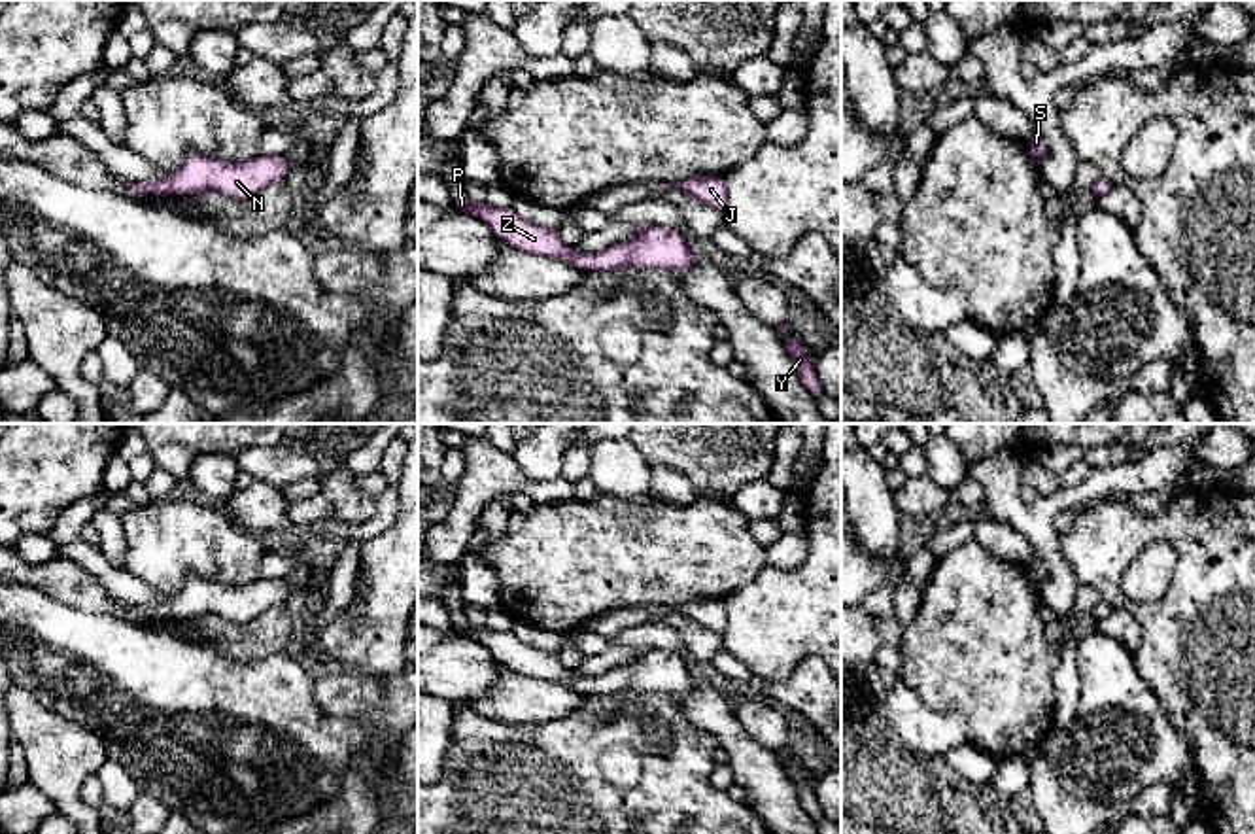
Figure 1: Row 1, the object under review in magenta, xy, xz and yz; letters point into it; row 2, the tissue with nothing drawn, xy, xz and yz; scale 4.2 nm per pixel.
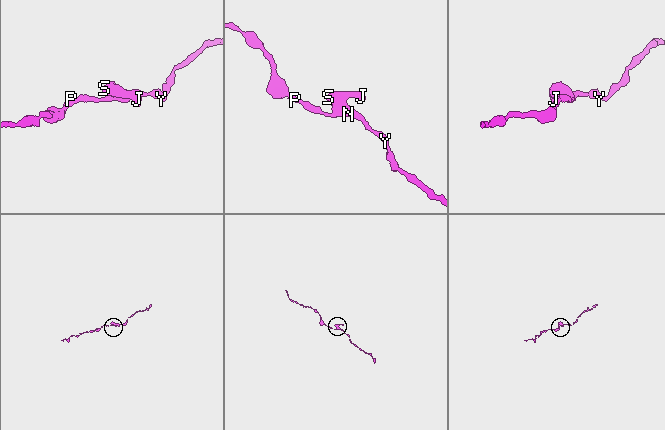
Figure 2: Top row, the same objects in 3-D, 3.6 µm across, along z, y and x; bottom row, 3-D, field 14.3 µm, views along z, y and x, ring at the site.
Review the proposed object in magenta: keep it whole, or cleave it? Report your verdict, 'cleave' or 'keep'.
keep

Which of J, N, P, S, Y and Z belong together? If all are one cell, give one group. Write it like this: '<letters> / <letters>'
J N P S Y Z

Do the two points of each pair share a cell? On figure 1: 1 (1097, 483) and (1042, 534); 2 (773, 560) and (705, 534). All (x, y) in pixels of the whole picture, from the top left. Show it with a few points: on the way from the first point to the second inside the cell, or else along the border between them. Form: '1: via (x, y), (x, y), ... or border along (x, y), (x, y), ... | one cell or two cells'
1: via (1080, 496), (1063, 498), (1044, 517) | one cell
2: border along (764, 549), (766, 566) | two cells

